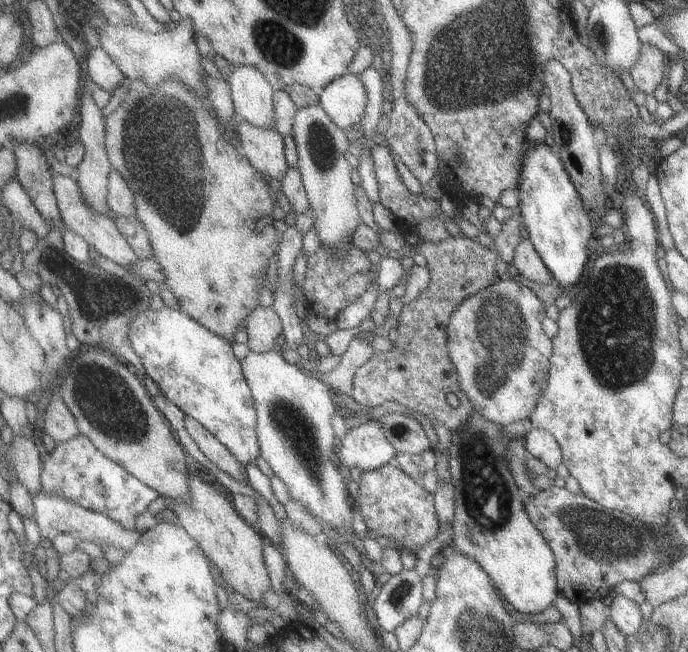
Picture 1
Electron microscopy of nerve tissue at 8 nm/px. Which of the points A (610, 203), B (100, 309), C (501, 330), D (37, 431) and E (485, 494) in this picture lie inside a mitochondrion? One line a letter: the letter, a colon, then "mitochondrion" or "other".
A: other
B: mitochondrion
C: mitochondrion
D: other
E: mitochondrion

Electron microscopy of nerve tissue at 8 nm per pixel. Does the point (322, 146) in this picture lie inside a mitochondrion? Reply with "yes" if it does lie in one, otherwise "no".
yes

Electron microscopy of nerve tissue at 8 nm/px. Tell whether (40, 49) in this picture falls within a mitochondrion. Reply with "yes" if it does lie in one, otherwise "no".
no

